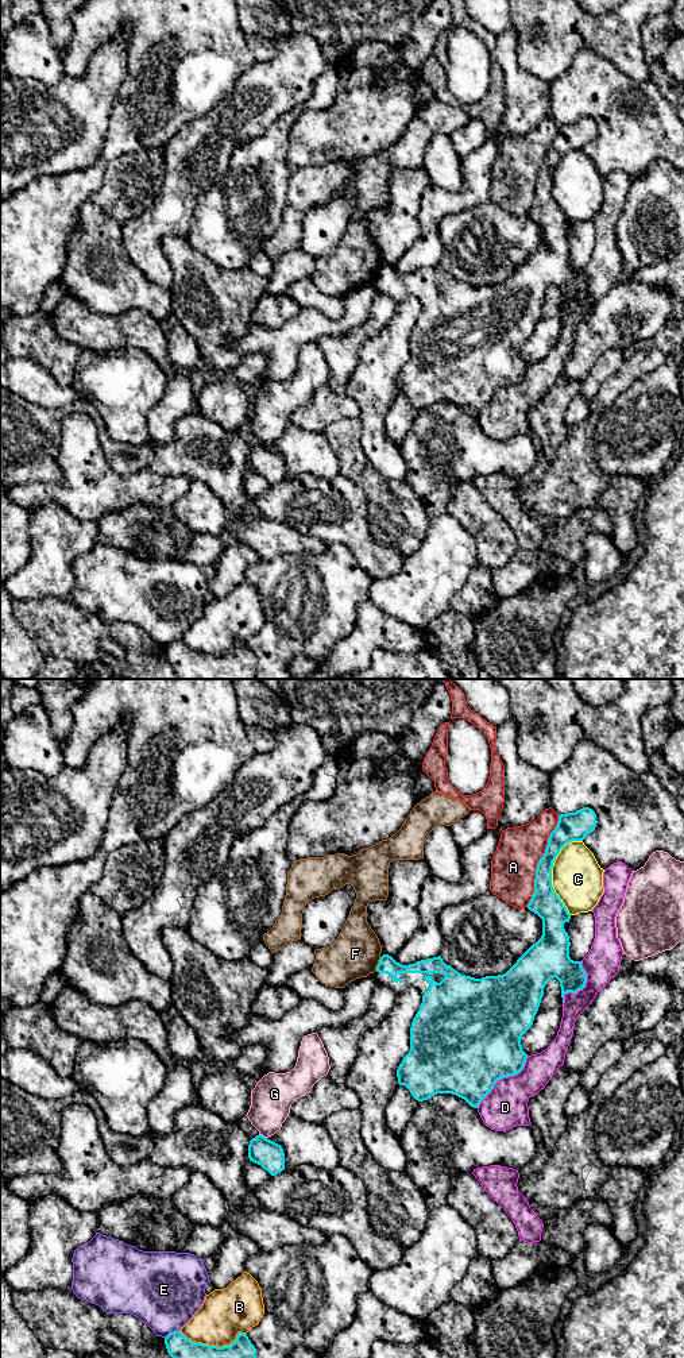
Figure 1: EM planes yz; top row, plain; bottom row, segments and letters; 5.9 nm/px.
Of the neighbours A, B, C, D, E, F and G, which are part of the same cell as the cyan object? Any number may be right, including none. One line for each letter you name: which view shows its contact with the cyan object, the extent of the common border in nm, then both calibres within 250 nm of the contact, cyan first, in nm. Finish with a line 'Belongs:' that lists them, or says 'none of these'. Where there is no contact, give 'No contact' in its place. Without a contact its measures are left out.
Belongs: none of these

